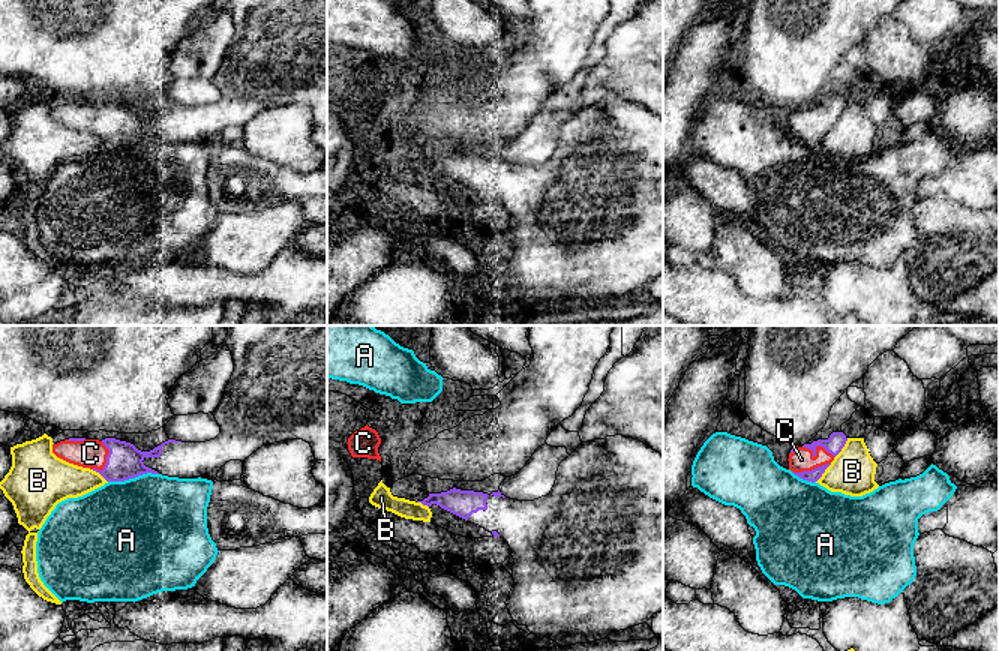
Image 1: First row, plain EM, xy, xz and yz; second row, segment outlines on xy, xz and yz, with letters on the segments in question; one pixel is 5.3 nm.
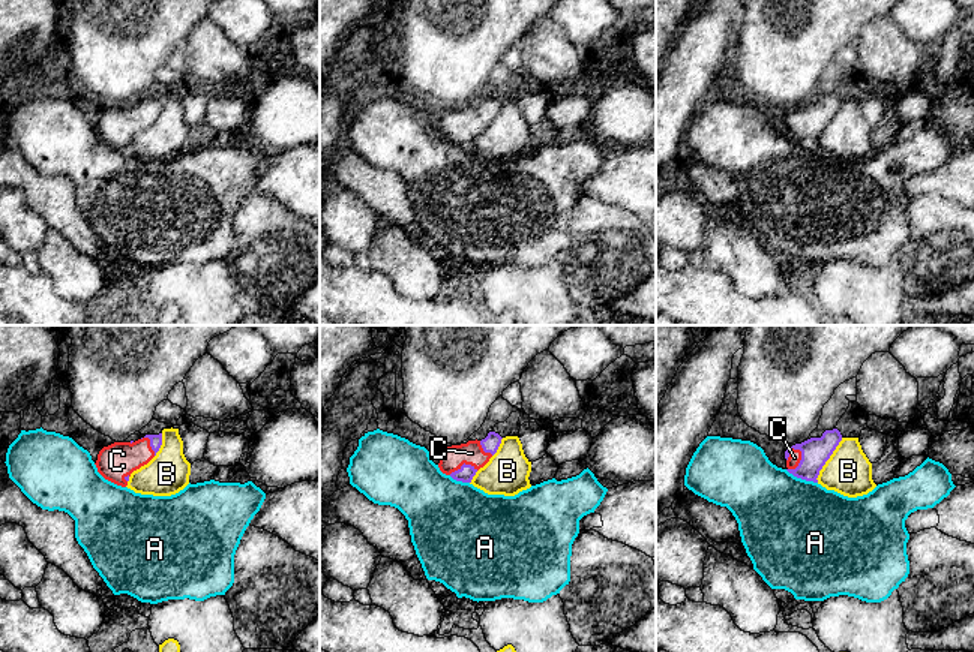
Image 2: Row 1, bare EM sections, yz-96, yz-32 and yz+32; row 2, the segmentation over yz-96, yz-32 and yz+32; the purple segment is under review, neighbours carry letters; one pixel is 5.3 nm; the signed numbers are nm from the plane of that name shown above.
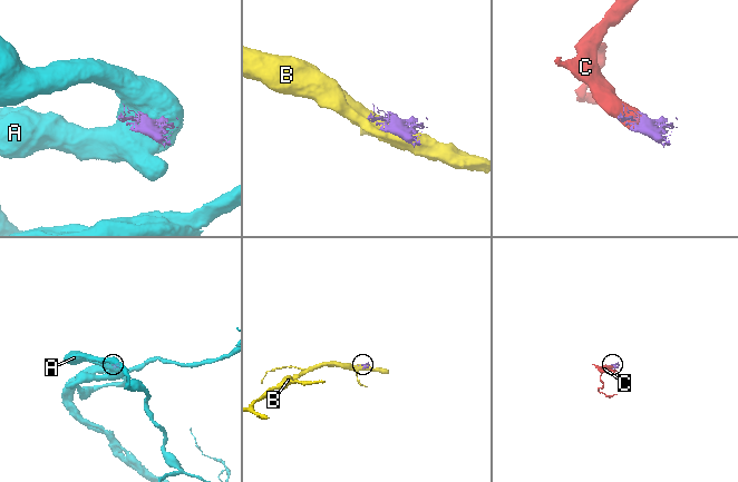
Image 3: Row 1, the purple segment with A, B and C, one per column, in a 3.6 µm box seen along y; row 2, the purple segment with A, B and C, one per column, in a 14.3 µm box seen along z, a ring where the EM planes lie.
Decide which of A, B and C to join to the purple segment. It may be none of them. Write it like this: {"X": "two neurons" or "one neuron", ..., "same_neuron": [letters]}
{"A": "two neurons", "B": "two neurons", "C": "one neuron", "same_neuron": ["C"]}

